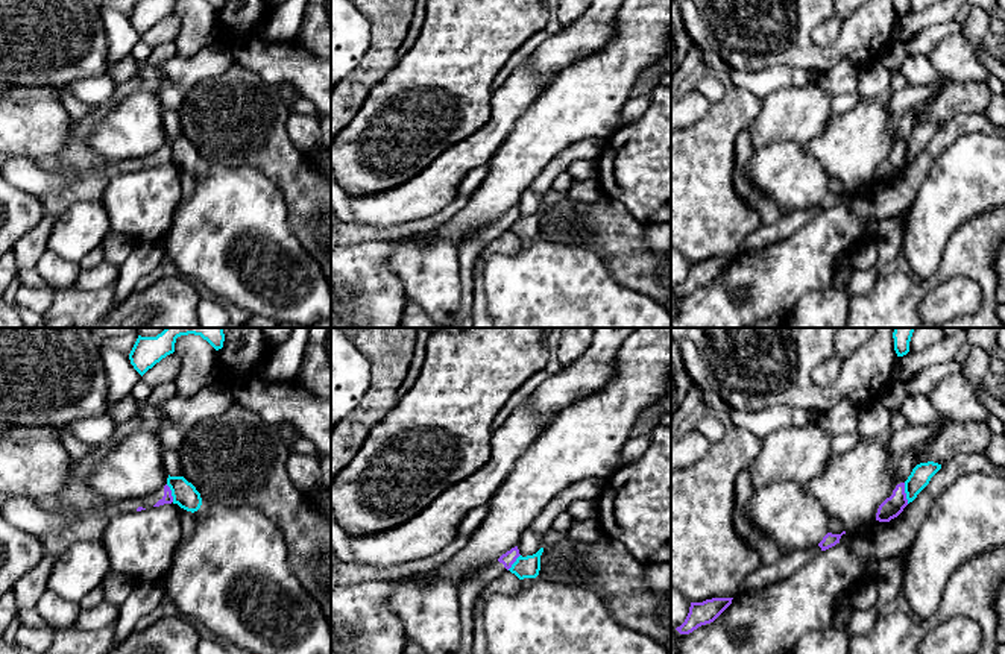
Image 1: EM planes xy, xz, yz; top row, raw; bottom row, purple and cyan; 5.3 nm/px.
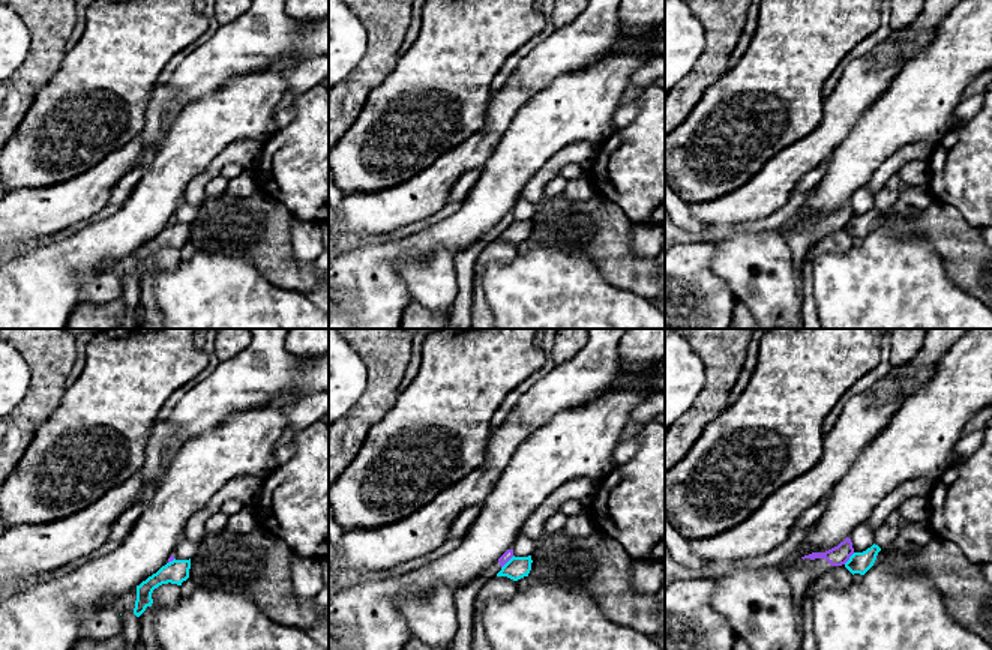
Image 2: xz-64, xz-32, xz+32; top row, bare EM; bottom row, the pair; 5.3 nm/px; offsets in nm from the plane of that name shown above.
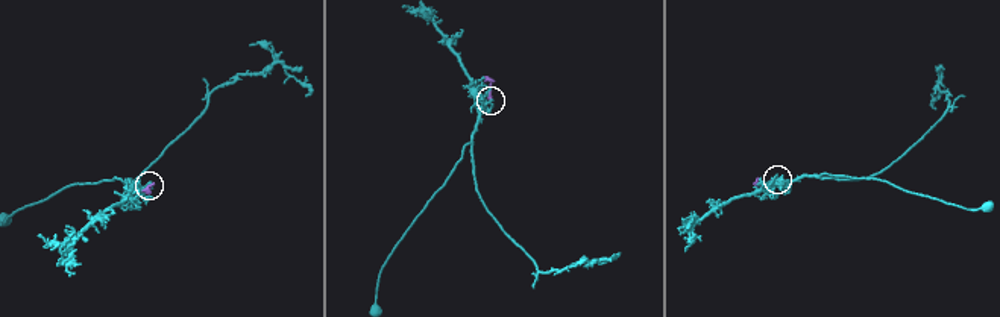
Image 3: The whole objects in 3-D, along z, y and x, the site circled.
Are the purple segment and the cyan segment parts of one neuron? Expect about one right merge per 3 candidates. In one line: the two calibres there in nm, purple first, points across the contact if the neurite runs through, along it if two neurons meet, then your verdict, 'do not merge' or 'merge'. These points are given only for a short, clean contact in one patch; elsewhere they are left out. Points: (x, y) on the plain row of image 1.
110 nm thick on the purple side, 110 nm on the other; border along yz (904, 143), (908, 163); do not merge

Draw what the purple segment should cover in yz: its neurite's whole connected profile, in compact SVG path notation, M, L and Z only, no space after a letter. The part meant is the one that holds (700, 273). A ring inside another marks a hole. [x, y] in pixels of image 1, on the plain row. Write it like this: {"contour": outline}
{"contour": "M712 258L703 263L691 263L685 282L676 290L689 294L701 285L714 282L730 264L733 258Z"}

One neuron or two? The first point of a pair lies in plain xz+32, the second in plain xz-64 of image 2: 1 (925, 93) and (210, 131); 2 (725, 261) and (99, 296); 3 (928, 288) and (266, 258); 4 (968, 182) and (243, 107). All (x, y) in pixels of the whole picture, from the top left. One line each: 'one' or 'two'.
1: one
2: one
3: two
4: two

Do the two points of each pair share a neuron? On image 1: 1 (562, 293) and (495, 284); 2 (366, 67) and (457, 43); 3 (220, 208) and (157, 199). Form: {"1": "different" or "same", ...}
{"1": "same", "2": "different", "3": "different"}

